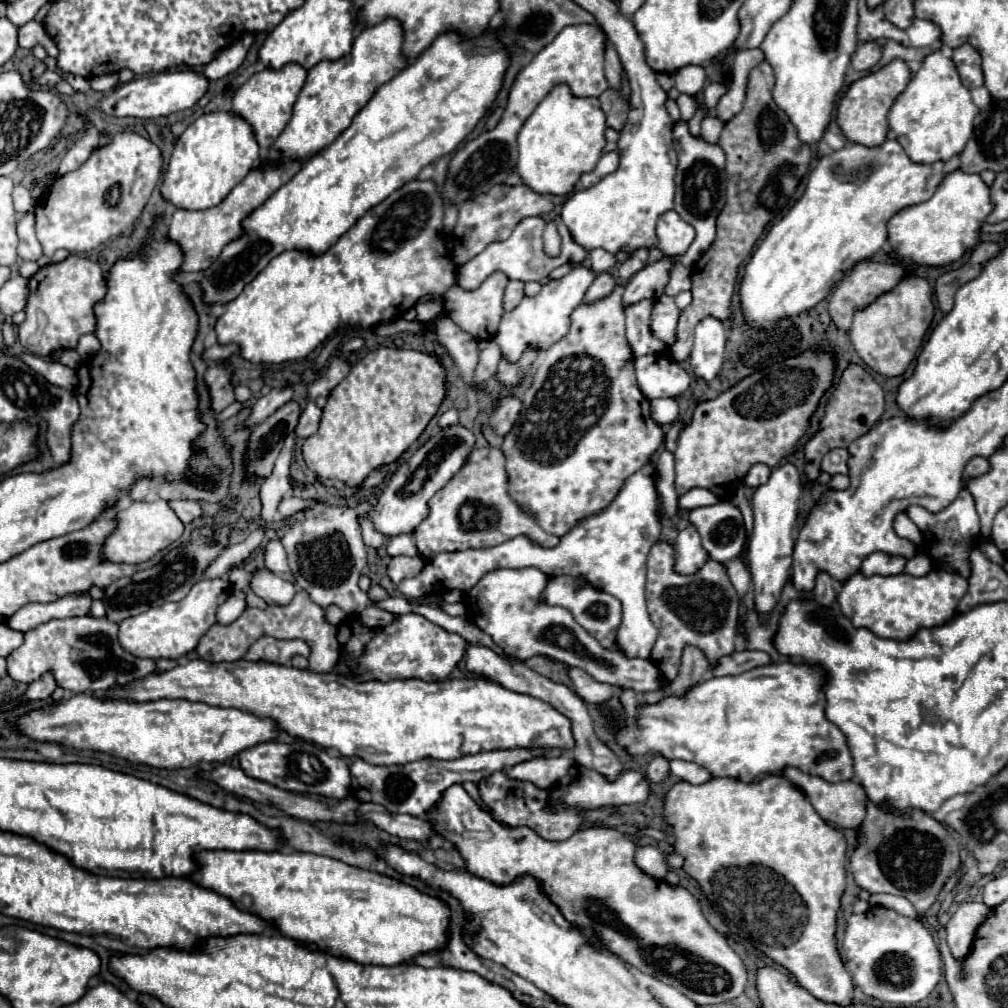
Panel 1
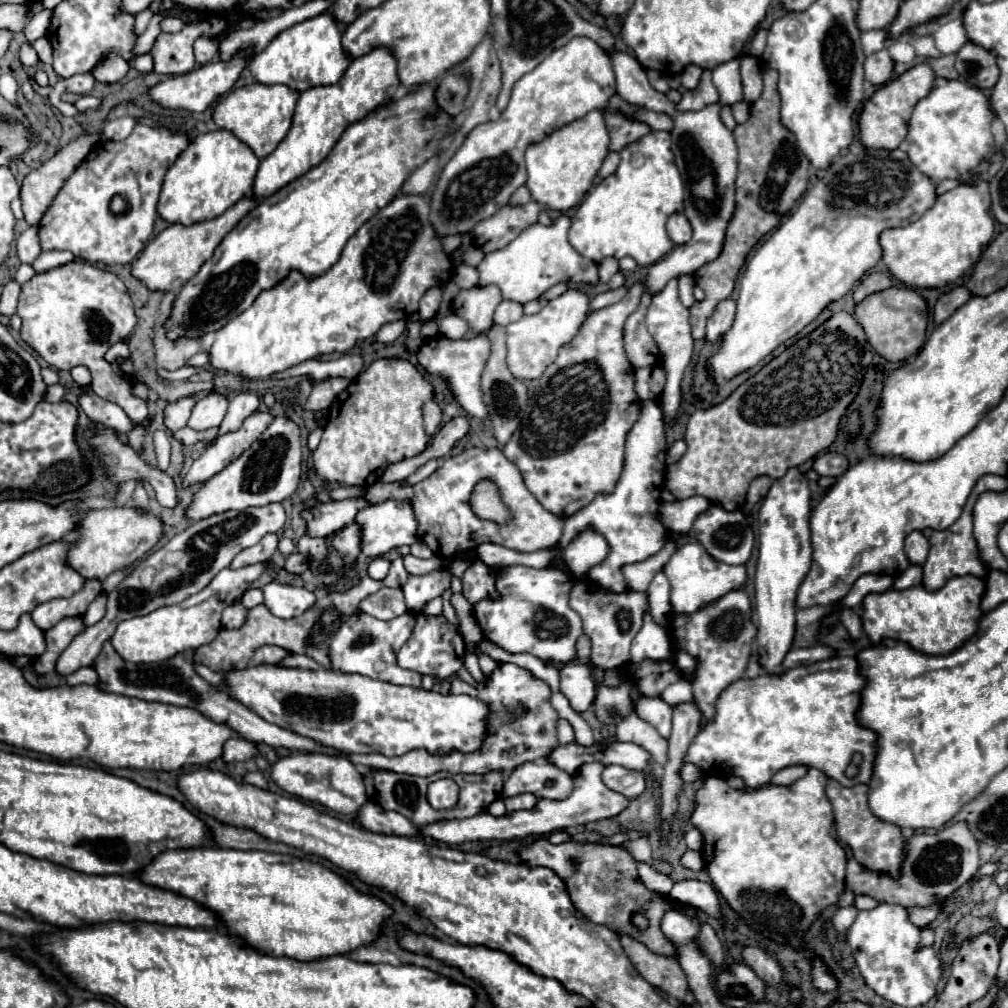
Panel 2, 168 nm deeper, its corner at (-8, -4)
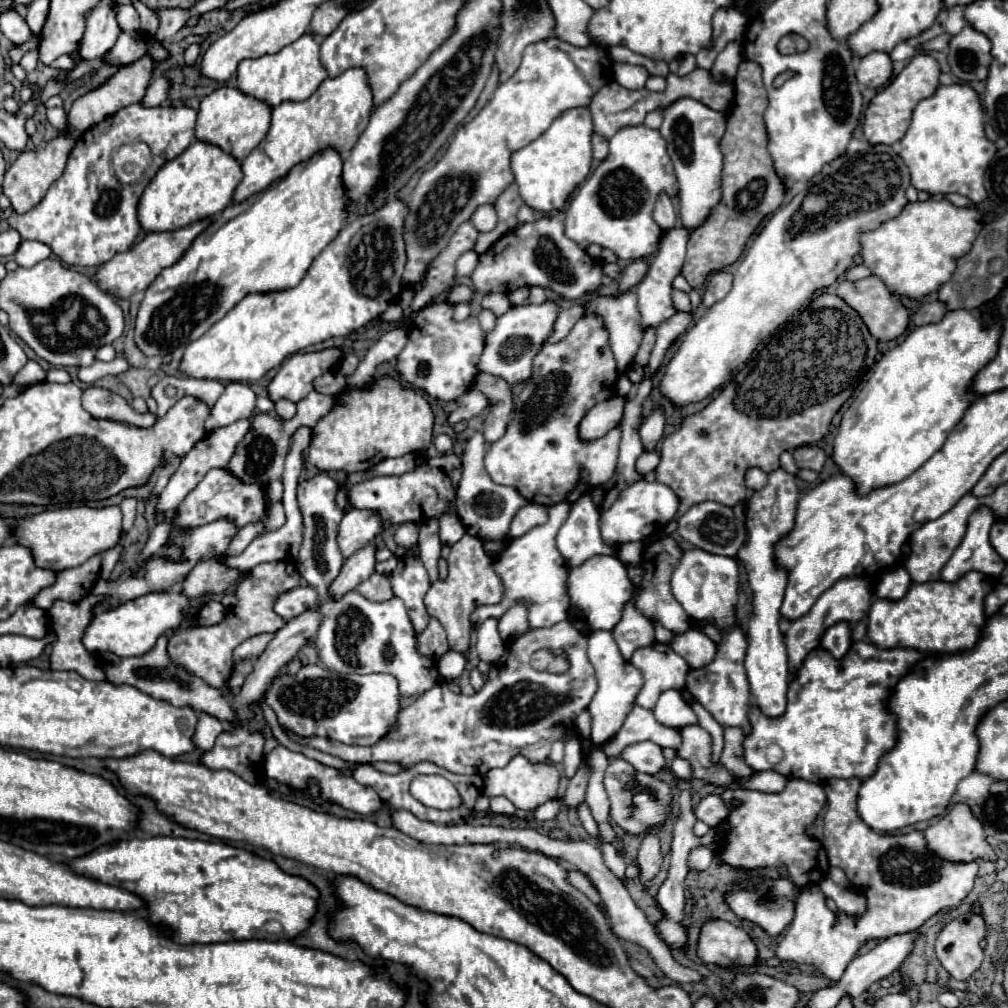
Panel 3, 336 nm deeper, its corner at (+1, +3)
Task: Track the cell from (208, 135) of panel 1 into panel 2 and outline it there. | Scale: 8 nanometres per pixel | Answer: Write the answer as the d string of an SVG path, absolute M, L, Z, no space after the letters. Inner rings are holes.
M212 131L196 137L164 177L158 215L168 223L182 225L194 225L222 215L228 207L250 195L258 163L260 159L254 151L230 131Z

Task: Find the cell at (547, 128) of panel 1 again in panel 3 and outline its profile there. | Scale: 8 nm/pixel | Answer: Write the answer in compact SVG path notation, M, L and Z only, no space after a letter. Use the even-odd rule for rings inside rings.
M573 108L561 114L547 132L525 148L513 152L511 170L519 186L519 194L527 206L539 212L561 210L571 192L587 178L591 170L591 136L593 120L587 108Z

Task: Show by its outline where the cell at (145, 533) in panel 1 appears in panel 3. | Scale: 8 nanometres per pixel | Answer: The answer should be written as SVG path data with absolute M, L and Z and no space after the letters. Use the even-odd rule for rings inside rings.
M77 506L77 508L47 510L31 518L25 518L15 526L13 534L19 538L19 544L33 550L33 558L39 568L49 568L59 572L81 566L89 558L115 548L123 538L121 522L123 516L119 506L105 506L105 508Z

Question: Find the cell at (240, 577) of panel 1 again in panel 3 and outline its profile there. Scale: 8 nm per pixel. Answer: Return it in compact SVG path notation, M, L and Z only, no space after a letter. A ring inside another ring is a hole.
M379 572L371 574L365 582L361 582L361 584L357 586L357 592L359 592L363 598L371 600L371 602L385 602L385 600L393 598L393 590L391 590L389 578L383 576L383 574L379 574Z

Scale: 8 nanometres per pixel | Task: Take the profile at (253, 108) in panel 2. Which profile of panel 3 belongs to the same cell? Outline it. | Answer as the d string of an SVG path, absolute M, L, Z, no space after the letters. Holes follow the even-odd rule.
M223 86L201 100L195 132L197 132L199 140L219 146L221 150L233 154L241 162L267 136L269 126L271 126L271 112L273 112L273 108L267 102L263 102L255 96L243 94L239 88Z

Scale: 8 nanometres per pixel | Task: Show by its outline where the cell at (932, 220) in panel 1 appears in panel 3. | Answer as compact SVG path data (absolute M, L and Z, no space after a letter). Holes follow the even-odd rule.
M945 198L907 204L897 218L887 220L877 230L861 234L863 264L875 276L879 276L891 292L907 298L923 298L935 292L943 282L951 278L957 260L971 250L971 244L981 232L981 228L983 228L983 216L977 212L977 208L959 208Z

